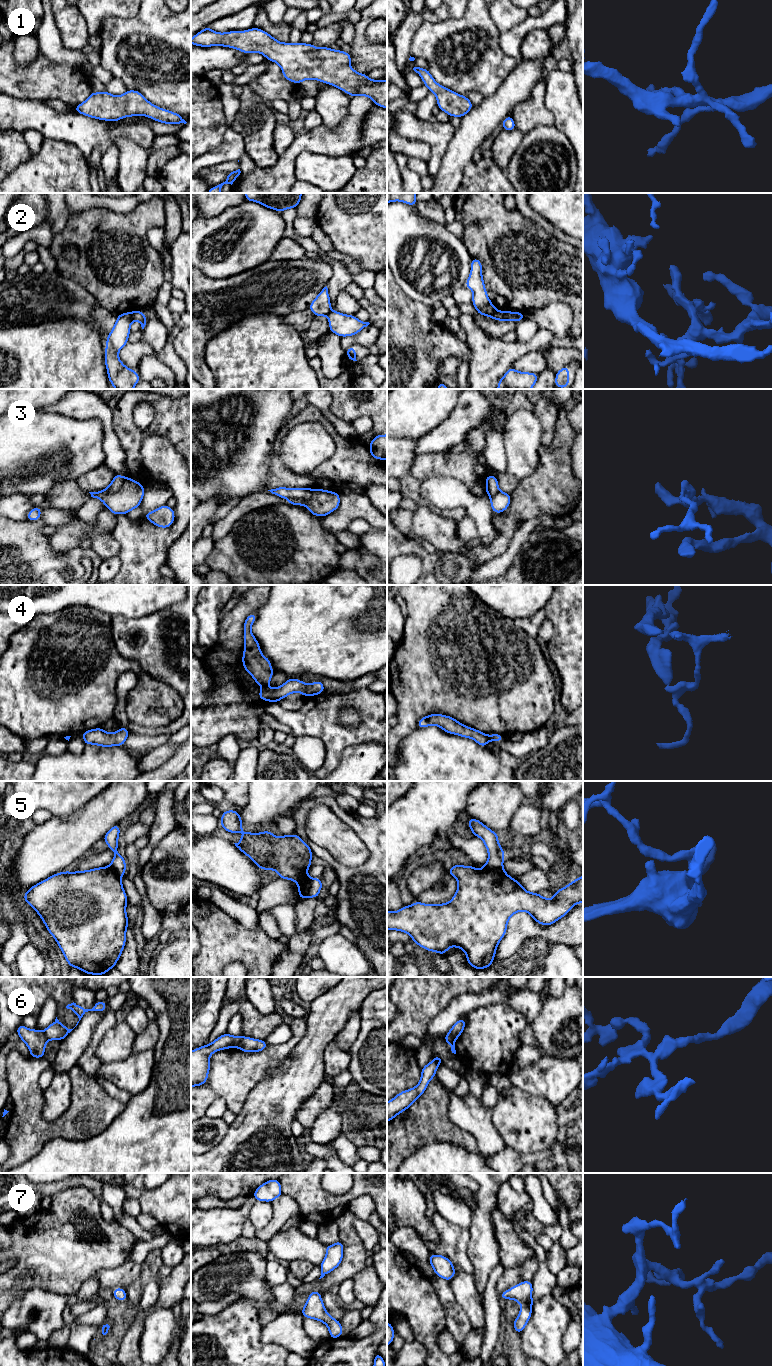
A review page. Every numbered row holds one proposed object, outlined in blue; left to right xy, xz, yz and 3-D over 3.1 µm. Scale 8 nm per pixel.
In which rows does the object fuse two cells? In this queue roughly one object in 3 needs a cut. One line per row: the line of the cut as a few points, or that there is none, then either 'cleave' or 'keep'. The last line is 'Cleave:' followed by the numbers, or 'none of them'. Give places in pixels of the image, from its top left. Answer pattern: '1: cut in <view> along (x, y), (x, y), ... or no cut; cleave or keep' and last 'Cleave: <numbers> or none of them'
1: no cut; keep
2: cut in xy along (131, 312), (133, 319); cleave
3: cut in xy along (126, 478), (123, 484), (114, 492), (96, 492), (92, 496); cleave
4: cut in yz along (489, 736), (490, 739); cleave
5: cut in xz along (310, 878), (306, 886), (307, 896); cleave
6: cut in xz along (243, 1036), (236, 1046); cleave
7: no cut; keep
Cleave: 2, 3, 4, 5, 6

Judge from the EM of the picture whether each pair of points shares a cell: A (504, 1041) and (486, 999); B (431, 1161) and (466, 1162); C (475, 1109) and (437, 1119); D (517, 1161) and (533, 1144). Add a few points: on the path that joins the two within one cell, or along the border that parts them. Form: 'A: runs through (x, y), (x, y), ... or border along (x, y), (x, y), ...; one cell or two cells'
A: border along (503, 1001), (481, 1005), (468, 1014); two cells
B: runs through (440, 1162), (457, 1162); one cell
C: border along (446, 1093), (449, 1099), (448, 1117), (466, 1132); two cells
D: border along (507, 1146), (522, 1153), (536, 1153), (547, 1150); two cells

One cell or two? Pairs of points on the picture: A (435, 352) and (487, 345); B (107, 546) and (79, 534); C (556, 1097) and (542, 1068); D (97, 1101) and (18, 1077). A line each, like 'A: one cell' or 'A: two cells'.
A: two cells
B: one cell
C: one cell
D: one cell

